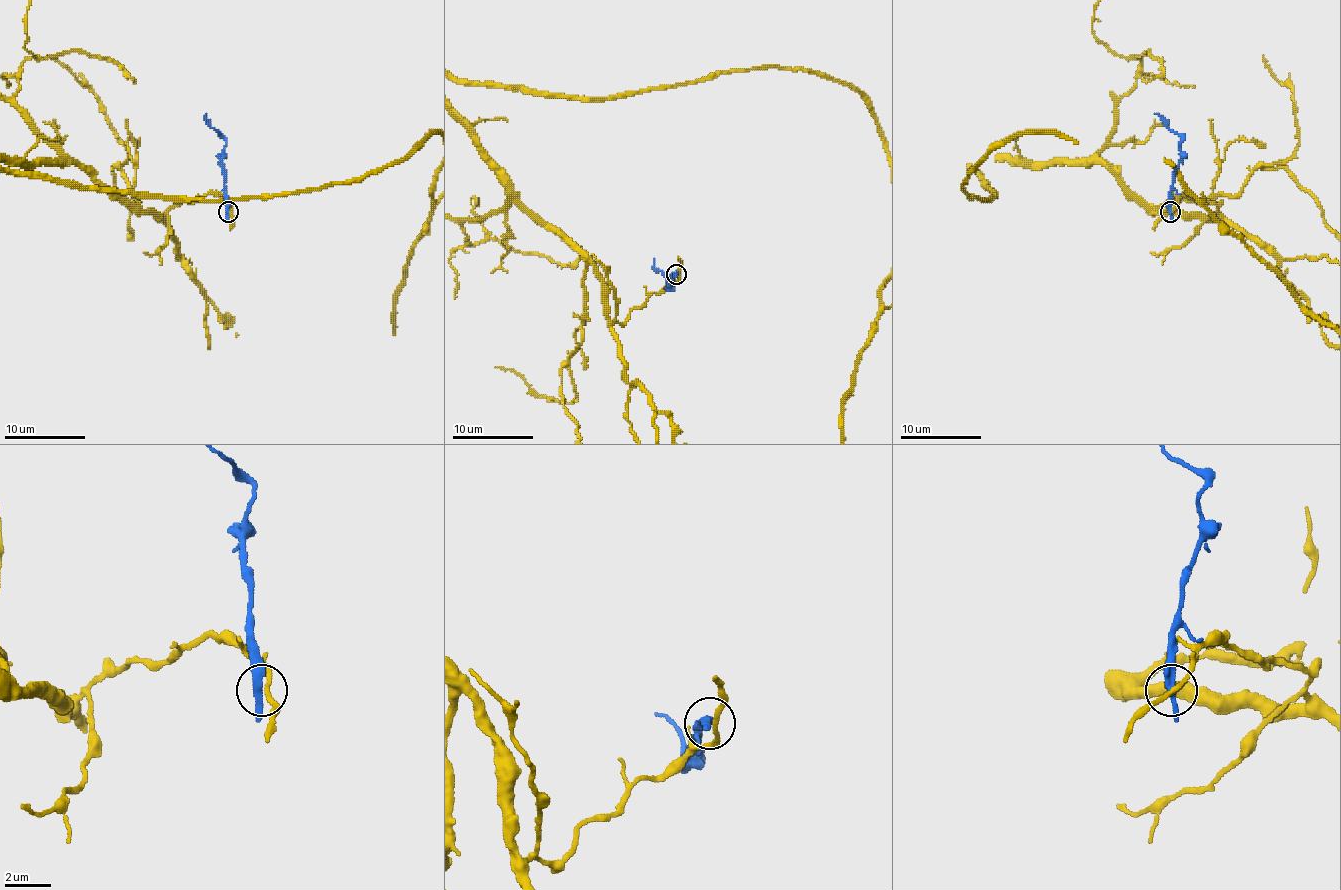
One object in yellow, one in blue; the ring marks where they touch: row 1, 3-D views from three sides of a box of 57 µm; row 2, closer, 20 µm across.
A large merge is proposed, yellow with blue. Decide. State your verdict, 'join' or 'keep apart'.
keep apart

